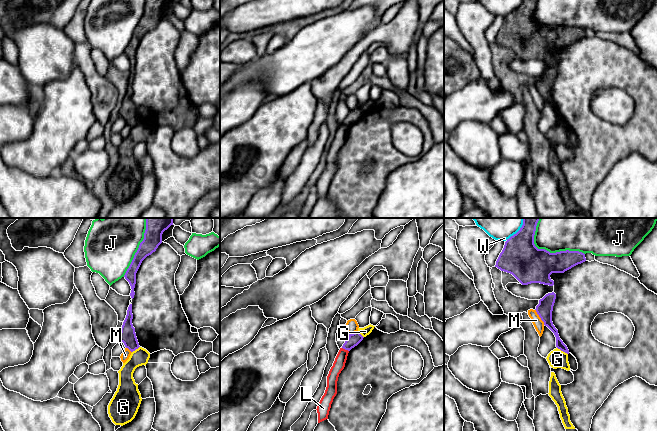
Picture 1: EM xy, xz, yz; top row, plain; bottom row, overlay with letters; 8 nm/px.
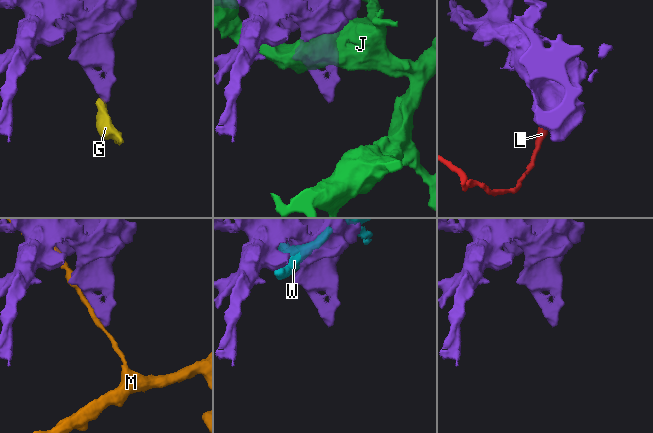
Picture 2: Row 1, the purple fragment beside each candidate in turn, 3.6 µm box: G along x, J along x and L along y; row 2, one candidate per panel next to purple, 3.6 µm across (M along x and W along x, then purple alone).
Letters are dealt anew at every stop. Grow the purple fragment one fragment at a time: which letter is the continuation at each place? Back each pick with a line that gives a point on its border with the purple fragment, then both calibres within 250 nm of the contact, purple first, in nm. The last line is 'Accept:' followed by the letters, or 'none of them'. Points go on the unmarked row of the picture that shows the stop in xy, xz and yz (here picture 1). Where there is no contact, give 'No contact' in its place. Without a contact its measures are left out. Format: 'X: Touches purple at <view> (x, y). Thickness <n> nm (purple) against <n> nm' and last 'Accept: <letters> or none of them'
Accept: none of them

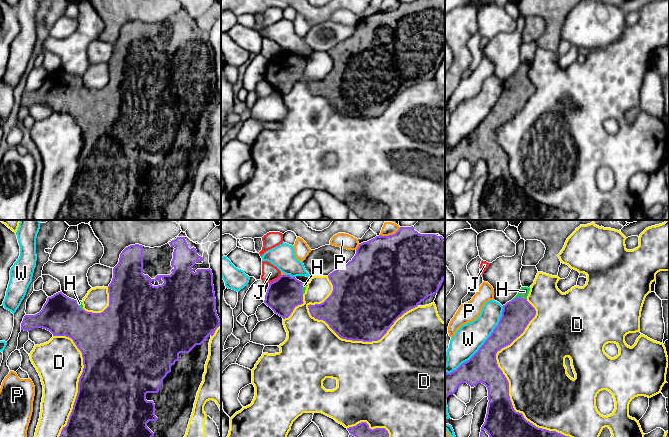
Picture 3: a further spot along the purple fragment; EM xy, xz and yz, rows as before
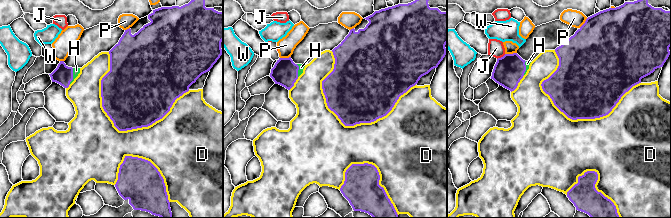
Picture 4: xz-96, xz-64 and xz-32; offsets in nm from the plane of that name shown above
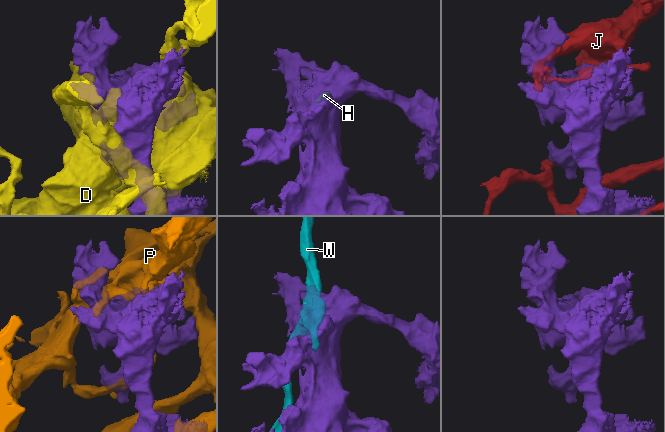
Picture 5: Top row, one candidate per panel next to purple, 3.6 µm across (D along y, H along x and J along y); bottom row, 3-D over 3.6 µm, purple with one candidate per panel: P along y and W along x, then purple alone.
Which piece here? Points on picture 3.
H: Touches purple at yz (519, 73). Thickness 240 nm (purple) against 80 nm
Accept: H

